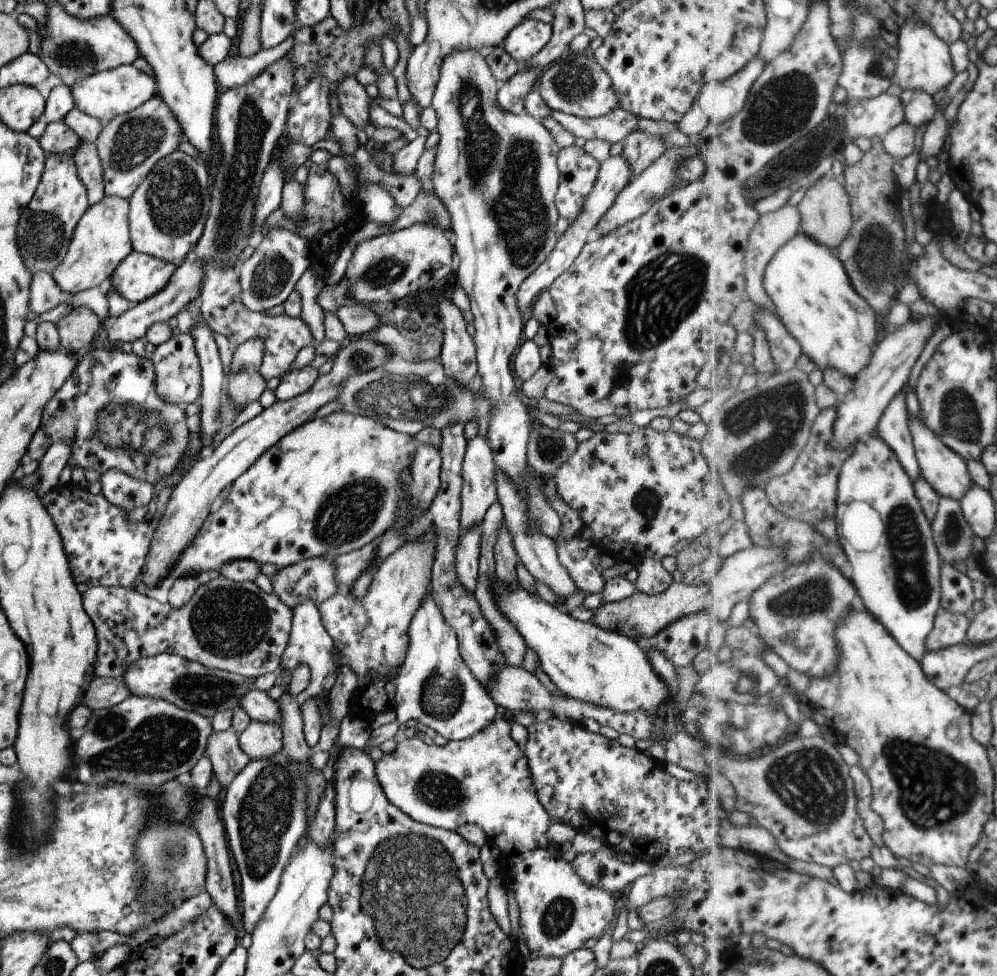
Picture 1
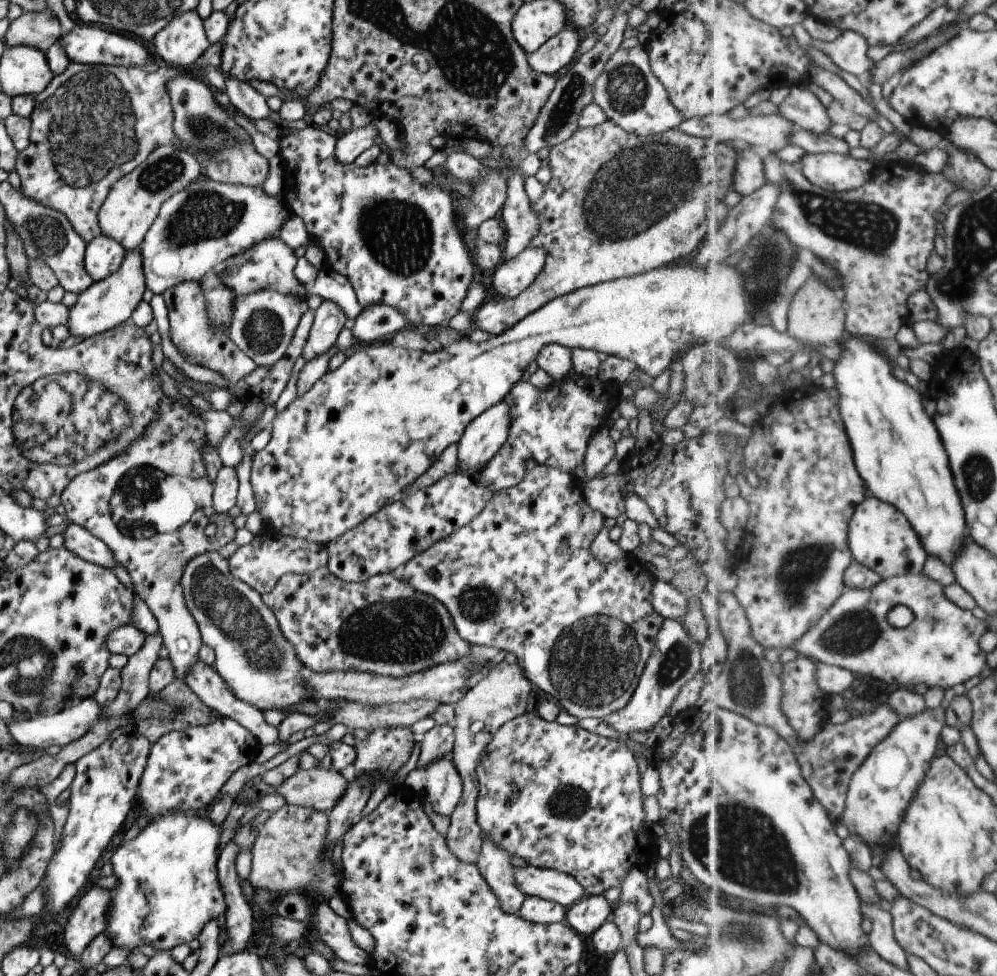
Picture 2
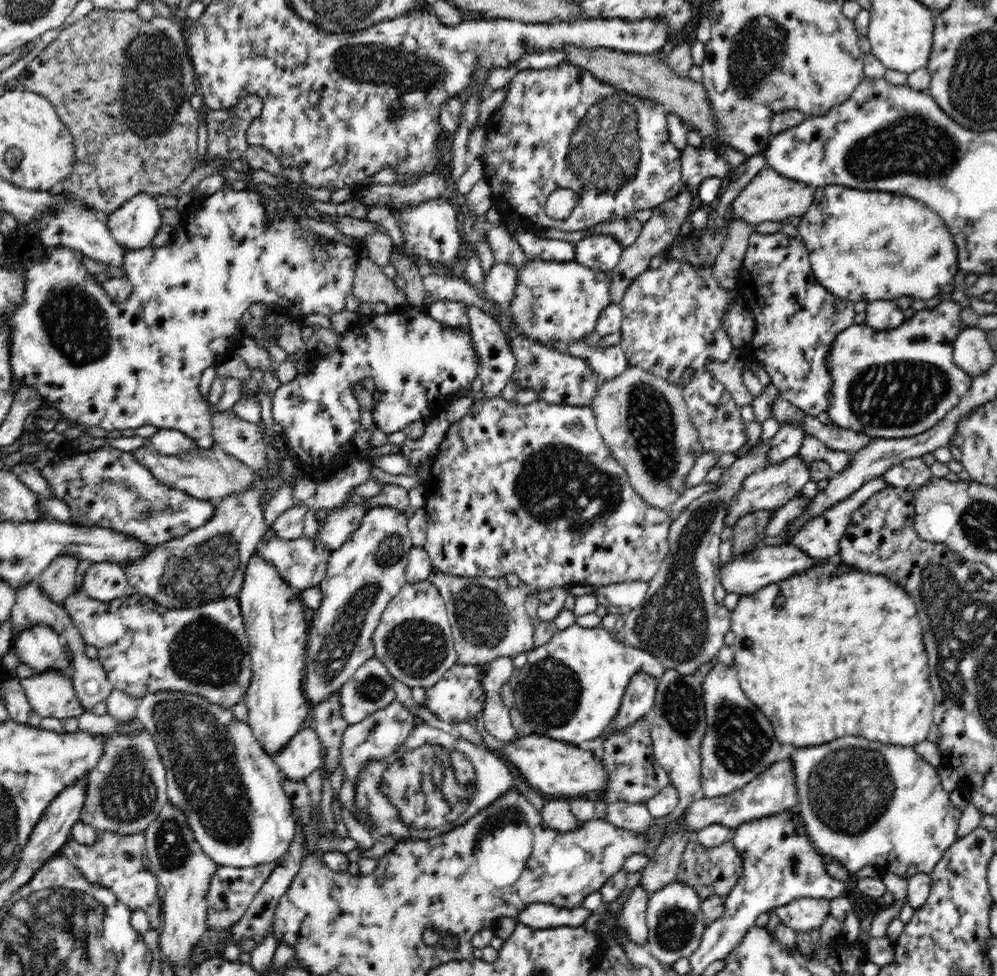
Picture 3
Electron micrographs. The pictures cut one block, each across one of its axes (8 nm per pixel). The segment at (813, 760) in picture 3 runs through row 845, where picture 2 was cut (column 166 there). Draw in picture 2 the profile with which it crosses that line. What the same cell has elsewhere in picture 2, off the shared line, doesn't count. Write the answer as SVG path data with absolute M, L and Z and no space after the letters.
M170 813L140 829L134 840L123 842L110 858L113 874L118 878L118 886L110 892L110 912L106 934L116 948L126 948L131 952L144 944L156 950L172 950L178 944L189 944L199 938L200 932L210 920L217 920L226 912L226 898L218 882L217 864L222 828L216 826L206 813Z

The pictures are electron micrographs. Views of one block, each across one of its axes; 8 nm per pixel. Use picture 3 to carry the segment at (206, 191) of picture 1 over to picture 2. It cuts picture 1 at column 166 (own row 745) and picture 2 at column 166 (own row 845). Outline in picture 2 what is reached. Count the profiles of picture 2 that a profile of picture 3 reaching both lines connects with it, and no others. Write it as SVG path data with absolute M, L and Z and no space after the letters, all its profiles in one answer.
M203 174L184 190L172 194L160 207L154 224L146 231L139 246L146 288L154 295L161 295L180 282L200 281L204 274L216 268L216 264L224 264L229 258L250 250L262 240L277 237L289 214L280 194L271 192L268 188L222 184Z

